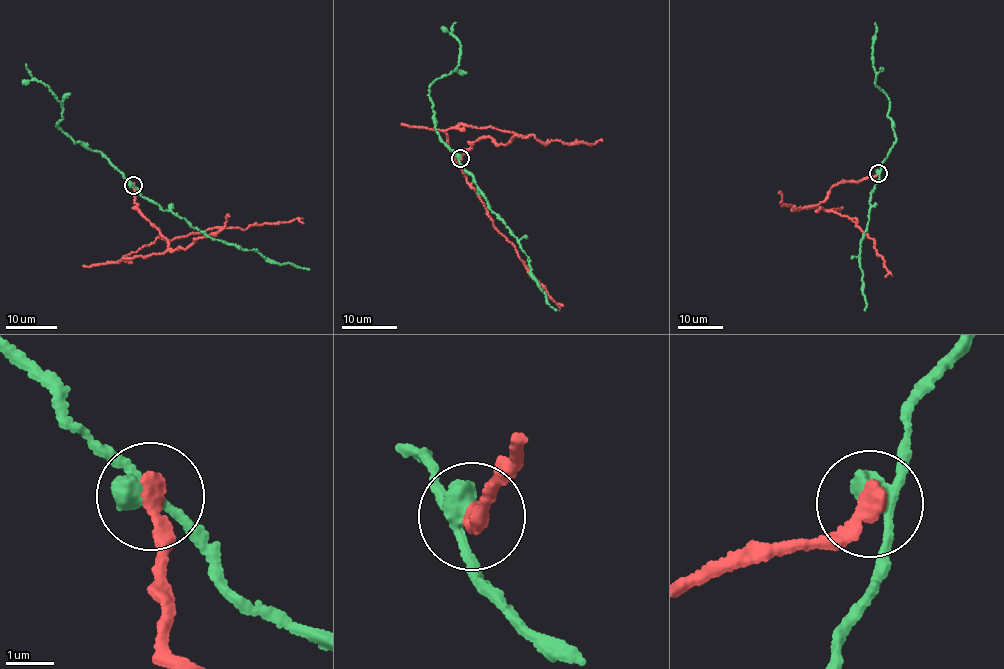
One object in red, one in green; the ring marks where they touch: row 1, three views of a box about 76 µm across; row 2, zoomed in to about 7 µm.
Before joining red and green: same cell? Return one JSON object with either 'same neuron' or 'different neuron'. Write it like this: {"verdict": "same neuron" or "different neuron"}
{"verdict": "different neuron"}

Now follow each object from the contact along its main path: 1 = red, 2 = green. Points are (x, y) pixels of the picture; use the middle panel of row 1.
1: (460, 158), (476, 141), (504, 145), (513, 135), (459, 124), (446, 131), (447, 148), (497, 229), (563, 306)
2: (460, 158), (460, 164), (472, 173), (491, 211), (503, 219), (519, 240), (548, 304), (556, 311)

